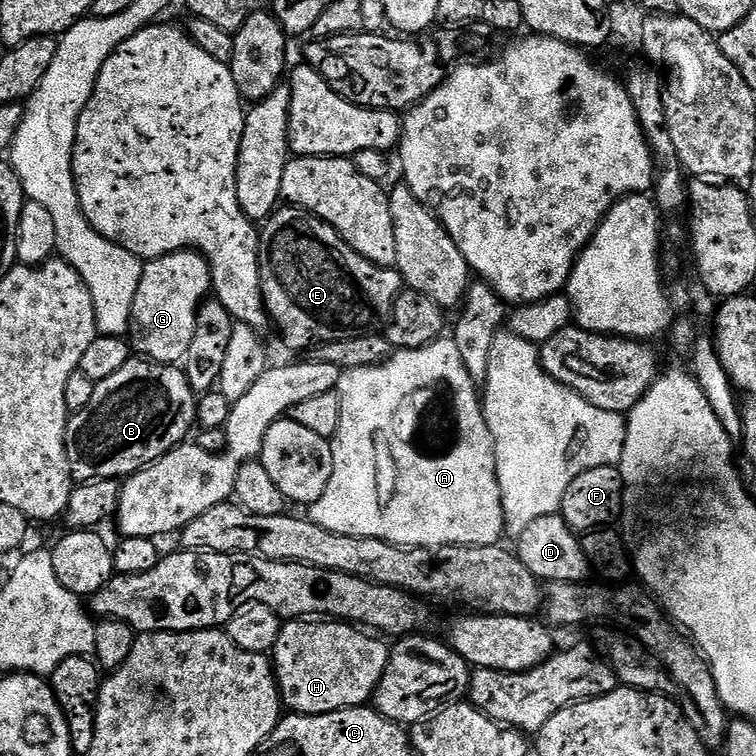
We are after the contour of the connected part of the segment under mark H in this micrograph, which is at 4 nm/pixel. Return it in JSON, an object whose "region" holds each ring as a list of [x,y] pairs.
{"region":[[[292,618],[281,623],[278,642],[270,653],[283,707],[301,716],[317,716],[367,705],[386,670],[389,645],[384,645],[379,635],[354,624],[312,622]]]}

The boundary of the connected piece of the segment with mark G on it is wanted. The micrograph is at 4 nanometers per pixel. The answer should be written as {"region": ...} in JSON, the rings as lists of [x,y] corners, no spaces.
{"region":[[[195,250],[175,252],[144,265],[142,282],[138,282],[138,294],[134,294],[134,310],[130,318],[130,343],[143,359],[156,364],[179,365],[187,357],[190,341],[194,339],[194,322],[202,301],[212,292],[212,271],[208,259]]]}

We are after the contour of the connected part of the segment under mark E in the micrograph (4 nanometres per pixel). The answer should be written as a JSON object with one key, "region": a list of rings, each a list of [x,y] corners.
{"region":[[[280,206],[276,211],[263,221],[262,231],[260,232],[260,285],[264,291],[264,305],[268,311],[268,319],[280,331],[280,336],[292,348],[308,348],[329,344],[335,340],[342,338],[358,338],[366,334],[374,334],[375,332],[383,333],[388,320],[392,316],[394,310],[394,302],[398,298],[398,294],[405,287],[404,280],[396,271],[395,267],[383,268],[374,262],[370,262],[366,258],[362,258],[362,254],[358,254],[345,240],[337,234],[332,227],[326,222],[322,222],[313,212],[308,212],[305,208],[295,206]]]}

